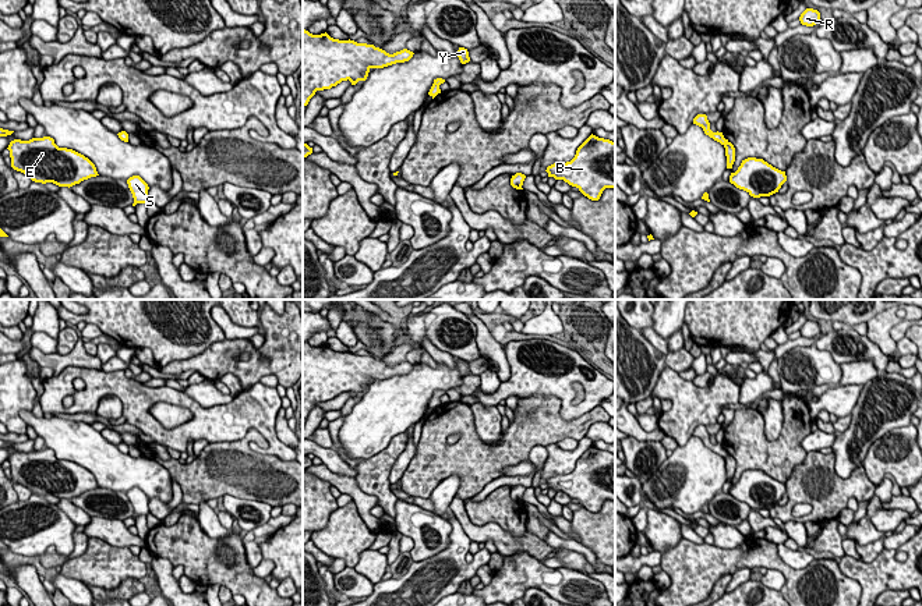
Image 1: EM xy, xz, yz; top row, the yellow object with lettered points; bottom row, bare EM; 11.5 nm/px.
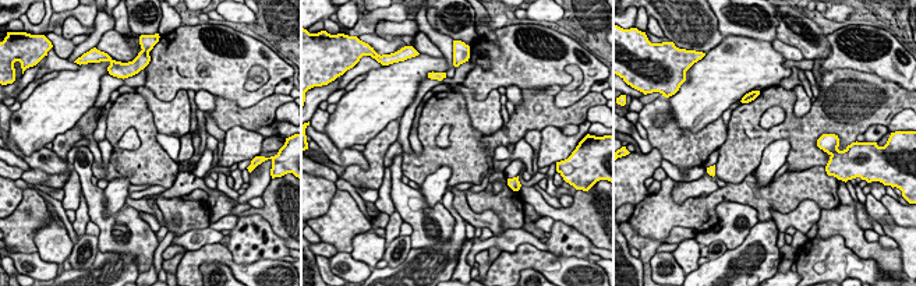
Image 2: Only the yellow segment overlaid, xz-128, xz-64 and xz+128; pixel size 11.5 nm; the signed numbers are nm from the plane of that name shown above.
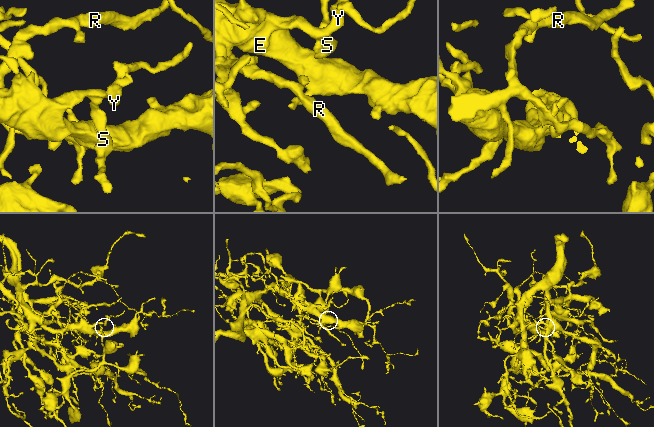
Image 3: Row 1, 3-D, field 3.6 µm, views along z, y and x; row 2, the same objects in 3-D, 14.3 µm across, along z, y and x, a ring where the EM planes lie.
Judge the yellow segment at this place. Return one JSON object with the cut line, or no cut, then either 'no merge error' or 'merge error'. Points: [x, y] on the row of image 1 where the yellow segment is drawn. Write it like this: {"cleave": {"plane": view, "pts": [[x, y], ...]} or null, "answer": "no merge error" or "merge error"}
{"cleave": null, "answer": "no merge error"}

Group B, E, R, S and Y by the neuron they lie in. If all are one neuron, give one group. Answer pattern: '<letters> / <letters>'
B E R S Y

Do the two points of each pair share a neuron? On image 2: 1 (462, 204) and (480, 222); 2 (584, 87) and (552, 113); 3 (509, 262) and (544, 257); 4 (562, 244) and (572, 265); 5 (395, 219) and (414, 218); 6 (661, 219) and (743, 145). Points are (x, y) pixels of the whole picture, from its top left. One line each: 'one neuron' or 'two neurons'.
1: one neuron
2: two neurons
3: one neuron
4: two neurons
5: two neurons
6: two neurons

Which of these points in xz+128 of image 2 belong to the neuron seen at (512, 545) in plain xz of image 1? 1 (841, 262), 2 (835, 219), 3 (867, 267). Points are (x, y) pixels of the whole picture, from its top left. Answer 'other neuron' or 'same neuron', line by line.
1: other neuron
2: same neuron
3: other neuron

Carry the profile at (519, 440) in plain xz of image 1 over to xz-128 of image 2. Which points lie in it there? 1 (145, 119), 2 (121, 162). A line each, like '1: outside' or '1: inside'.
1: inside
2: inside

